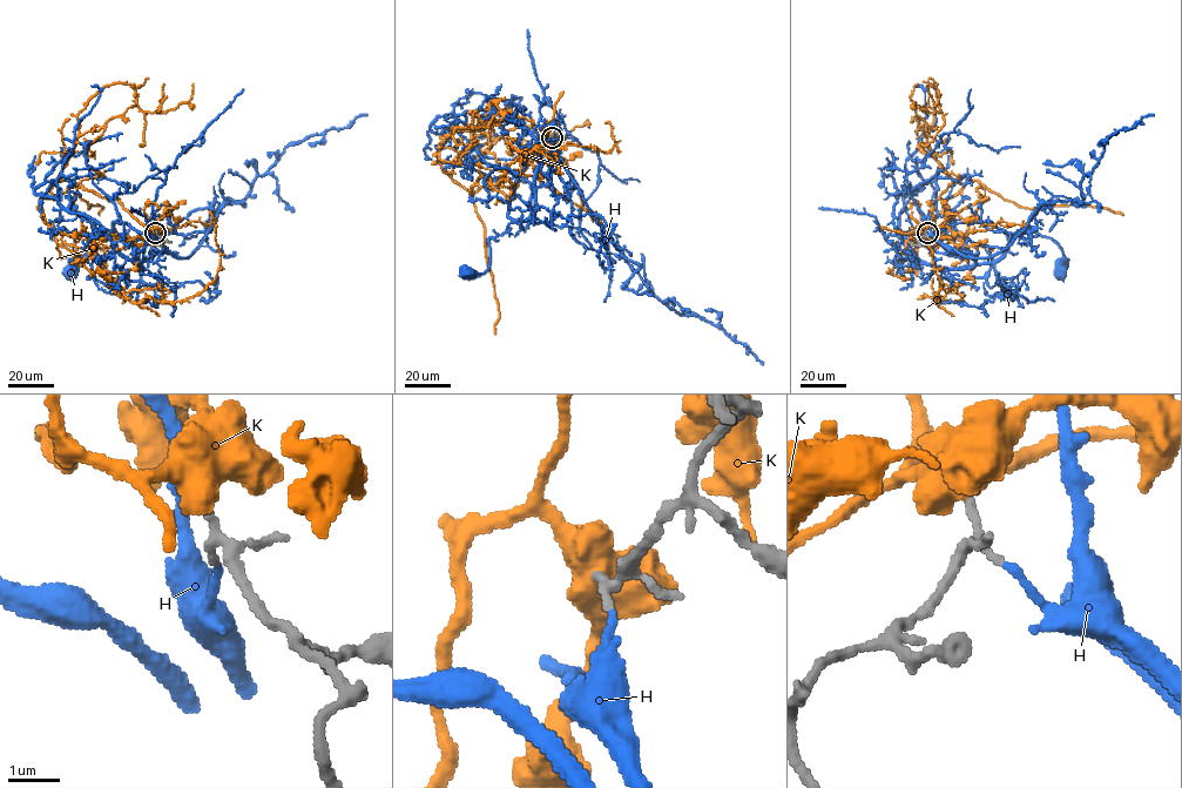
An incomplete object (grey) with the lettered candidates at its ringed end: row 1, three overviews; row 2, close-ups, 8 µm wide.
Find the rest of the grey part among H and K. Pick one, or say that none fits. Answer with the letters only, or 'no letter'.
H

